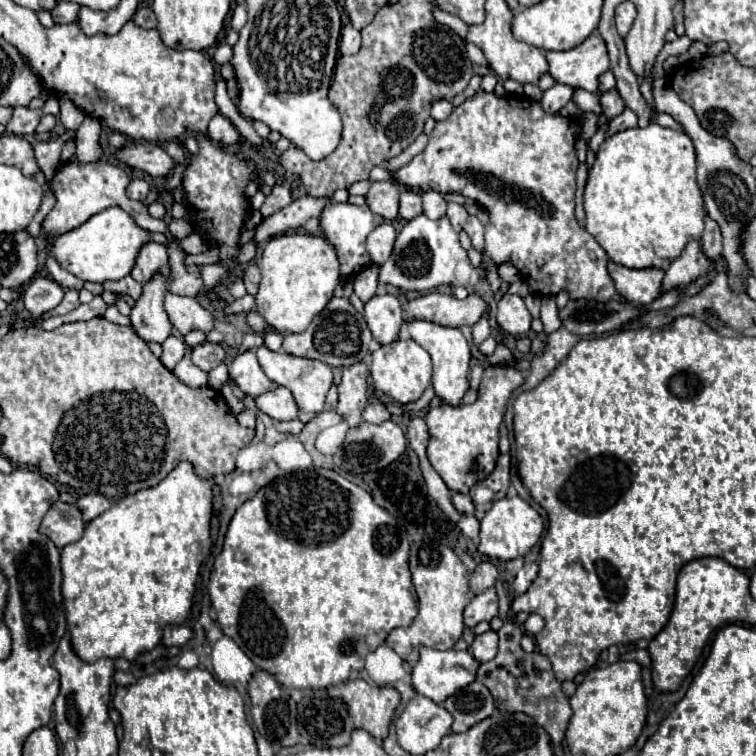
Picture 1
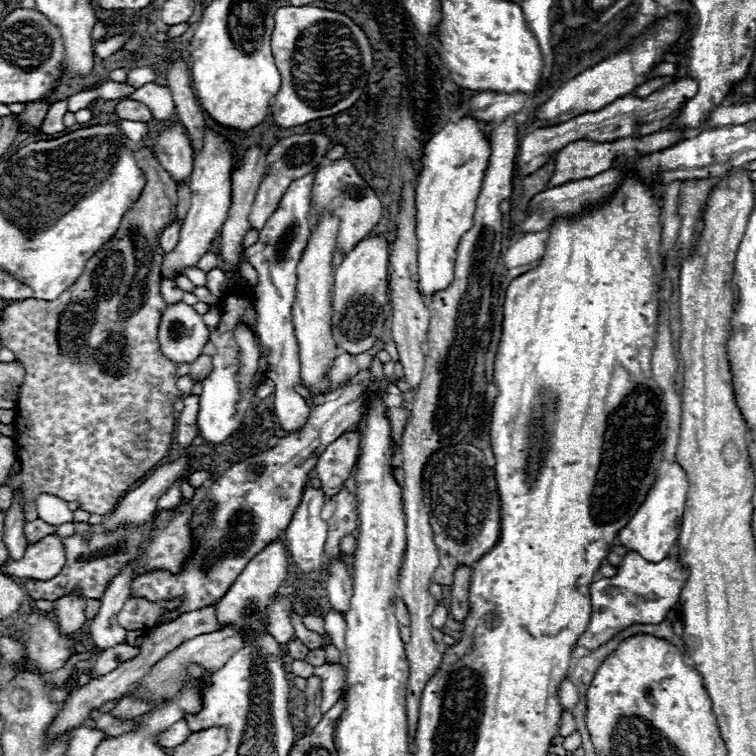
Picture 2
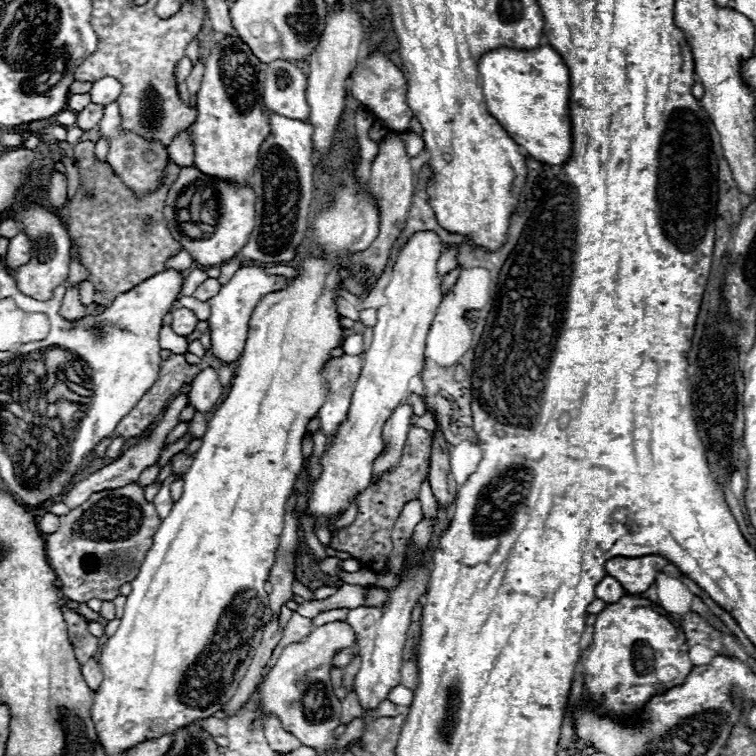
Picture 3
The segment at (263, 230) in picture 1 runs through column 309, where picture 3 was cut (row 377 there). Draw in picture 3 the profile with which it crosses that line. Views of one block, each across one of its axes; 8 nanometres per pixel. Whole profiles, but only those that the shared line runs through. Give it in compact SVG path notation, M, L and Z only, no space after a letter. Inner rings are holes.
M204 368L204 370L200 370L200 374L192 382L190 404L198 412L210 412L212 406L222 396L222 392L224 392L224 386L220 384L218 372L214 368Z

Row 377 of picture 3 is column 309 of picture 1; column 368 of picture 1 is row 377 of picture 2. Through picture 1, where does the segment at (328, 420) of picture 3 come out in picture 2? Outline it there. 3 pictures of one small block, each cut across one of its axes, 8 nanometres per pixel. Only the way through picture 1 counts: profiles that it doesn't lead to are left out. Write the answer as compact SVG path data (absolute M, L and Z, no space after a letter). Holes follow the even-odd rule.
M346 352L338 354L338 358L334 360L334 366L330 368L330 384L332 384L332 388L336 388L346 376L354 378L358 372L360 372L360 368L352 362L350 354L346 354Z

